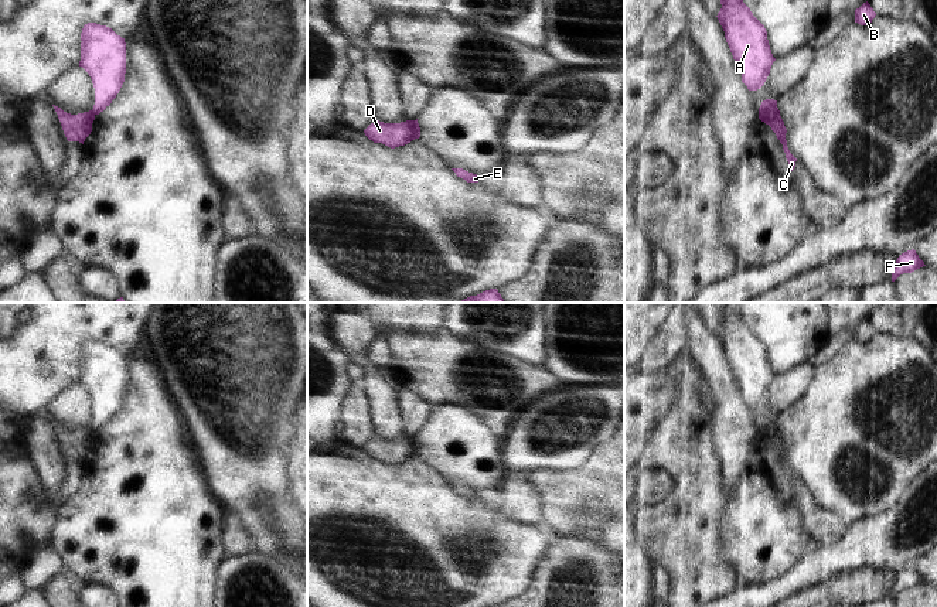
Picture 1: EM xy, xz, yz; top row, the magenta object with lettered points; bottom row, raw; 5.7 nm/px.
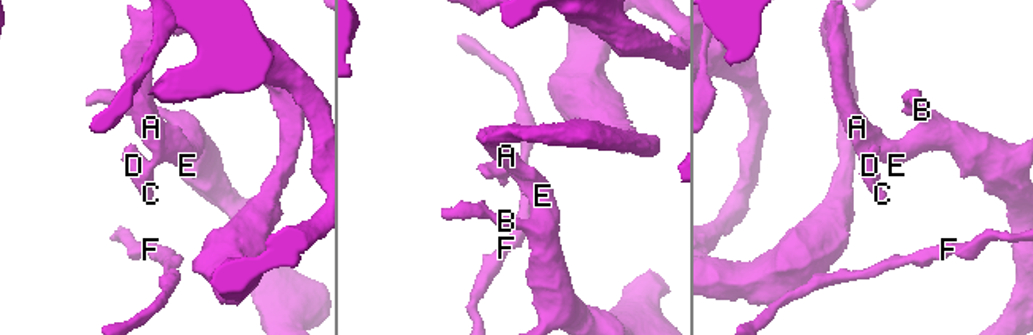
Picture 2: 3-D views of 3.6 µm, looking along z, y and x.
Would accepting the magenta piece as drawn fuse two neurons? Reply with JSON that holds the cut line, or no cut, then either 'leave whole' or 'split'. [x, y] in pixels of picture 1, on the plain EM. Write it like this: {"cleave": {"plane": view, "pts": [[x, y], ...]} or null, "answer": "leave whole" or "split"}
{"cleave": {"plane": "yz", "pts": [[776, 422], [759, 430]]}, "answer": "split"}

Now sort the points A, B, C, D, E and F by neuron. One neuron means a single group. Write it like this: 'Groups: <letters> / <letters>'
Groups: A B E F / C D

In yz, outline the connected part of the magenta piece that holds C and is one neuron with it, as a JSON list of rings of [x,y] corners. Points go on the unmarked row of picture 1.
[[[774,423],[771,426],[767,426],[761,430],[759,430],[759,436],[761,439],[764,439],[766,441],[769,441],[771,444],[771,447],[776,450],[777,456],[783,461],[783,467],[784,467],[786,475],[788,478],[788,487],[793,488],[795,484],[797,475],[790,470],[790,467],[787,464],[787,457],[786,457],[787,446],[786,446],[784,439],[780,433],[778,424]]]

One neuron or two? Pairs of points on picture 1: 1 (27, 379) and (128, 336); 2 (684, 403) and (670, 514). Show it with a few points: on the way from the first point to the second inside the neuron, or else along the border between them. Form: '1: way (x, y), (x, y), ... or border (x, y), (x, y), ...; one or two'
1: way (53, 354), (79, 327), (102, 327); one
2: way (684, 430), (684, 487); one

